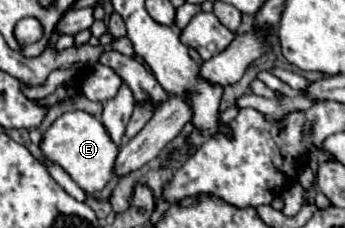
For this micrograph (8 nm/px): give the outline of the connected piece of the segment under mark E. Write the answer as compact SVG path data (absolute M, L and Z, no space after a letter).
M70 111L58 117L44 133L40 149L50 161L58 163L86 193L98 193L112 181L116 173L116 157L120 151L102 121L84 111Z

